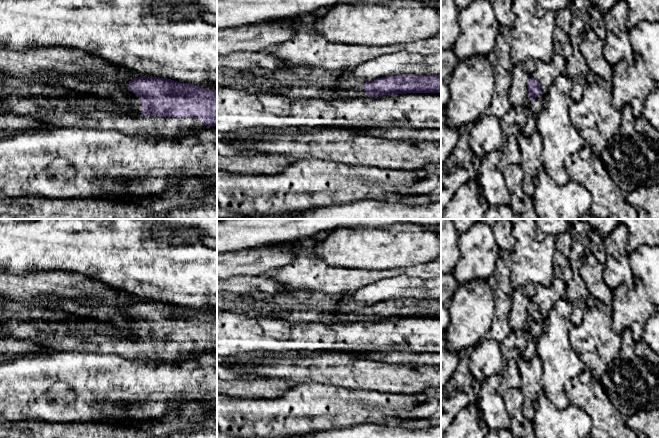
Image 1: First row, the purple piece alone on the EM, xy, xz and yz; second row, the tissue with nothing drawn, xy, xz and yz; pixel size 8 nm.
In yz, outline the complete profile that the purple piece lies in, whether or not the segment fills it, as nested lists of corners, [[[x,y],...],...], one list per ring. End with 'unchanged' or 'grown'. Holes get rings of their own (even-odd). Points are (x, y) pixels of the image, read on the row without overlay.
[[[531,301],[528,306],[530,334],[536,340],[542,333],[544,318],[537,303]]]; grown

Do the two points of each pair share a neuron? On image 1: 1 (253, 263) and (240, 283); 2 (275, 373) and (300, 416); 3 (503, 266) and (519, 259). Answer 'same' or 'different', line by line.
1: different
2: different
3: different

